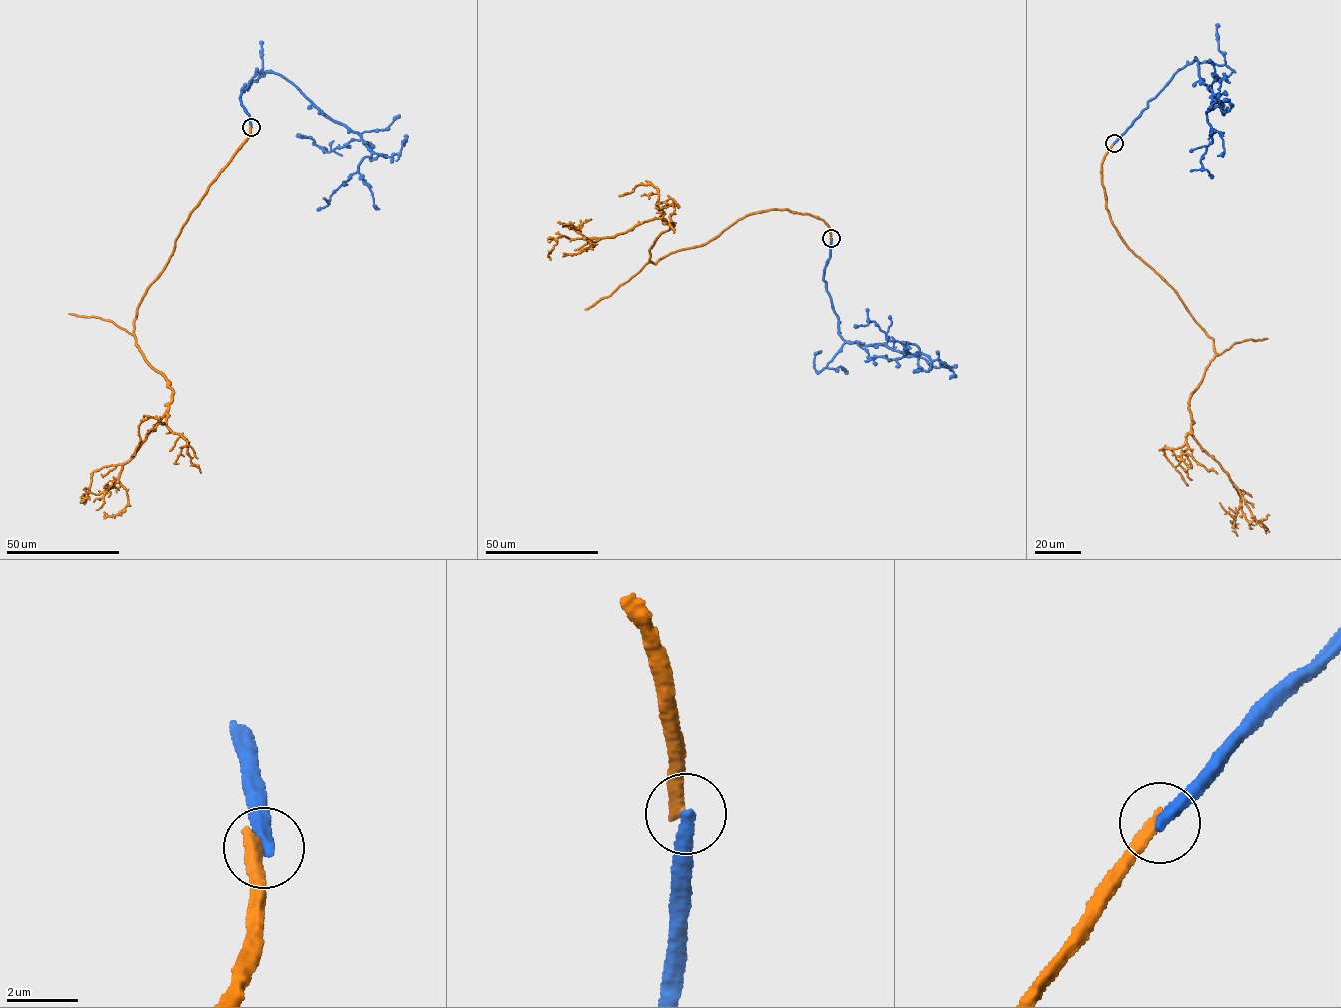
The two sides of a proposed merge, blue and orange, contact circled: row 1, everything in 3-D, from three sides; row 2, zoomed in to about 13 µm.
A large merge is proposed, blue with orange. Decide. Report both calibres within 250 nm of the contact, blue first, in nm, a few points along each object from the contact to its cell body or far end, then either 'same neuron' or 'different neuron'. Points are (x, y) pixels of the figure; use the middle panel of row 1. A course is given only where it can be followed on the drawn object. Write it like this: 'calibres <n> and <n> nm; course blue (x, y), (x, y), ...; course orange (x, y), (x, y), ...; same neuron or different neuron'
calibres 380 and 440 nm; course blue (831, 238), (824, 280), (839, 334), (920, 353), (914, 344), (889, 340), (875, 321), (854, 327); course orange (831, 238), (822, 219), (771, 208), (656, 263), (674, 223), (655, 218), (560, 236), (550, 260); different neuron

